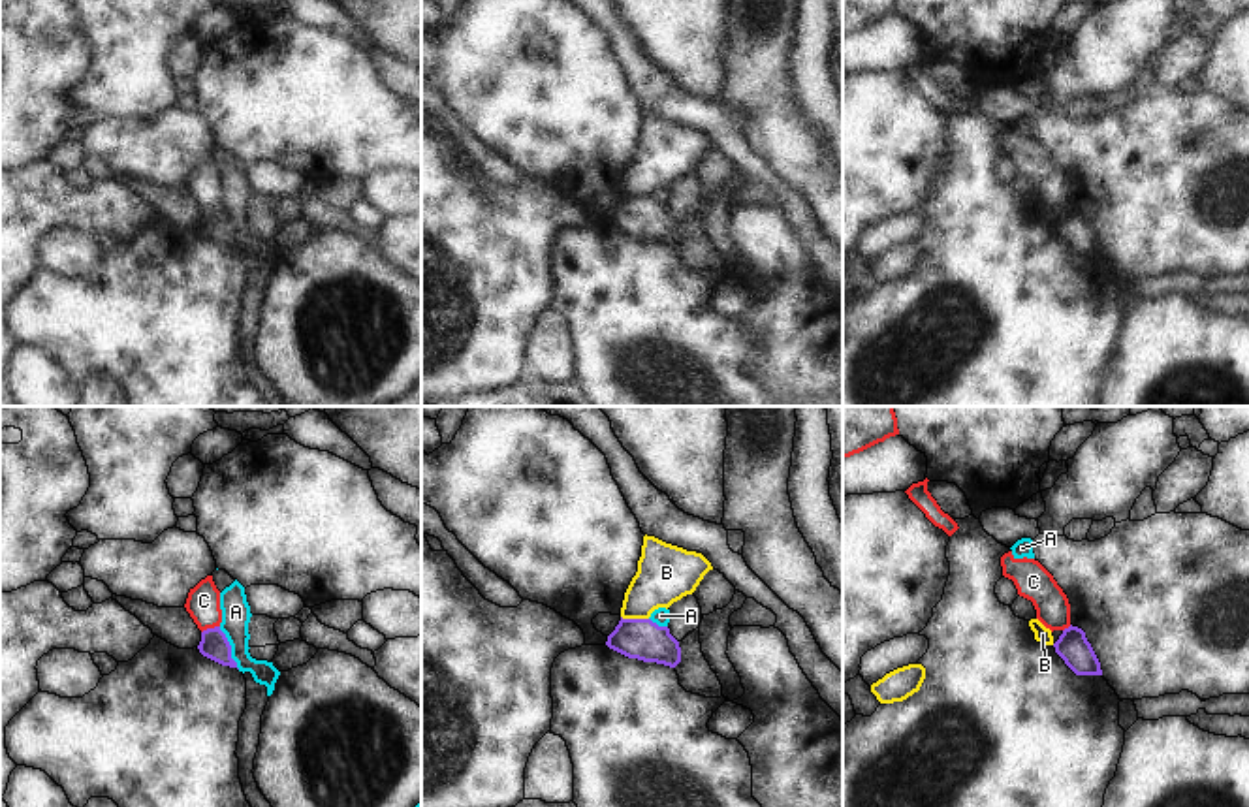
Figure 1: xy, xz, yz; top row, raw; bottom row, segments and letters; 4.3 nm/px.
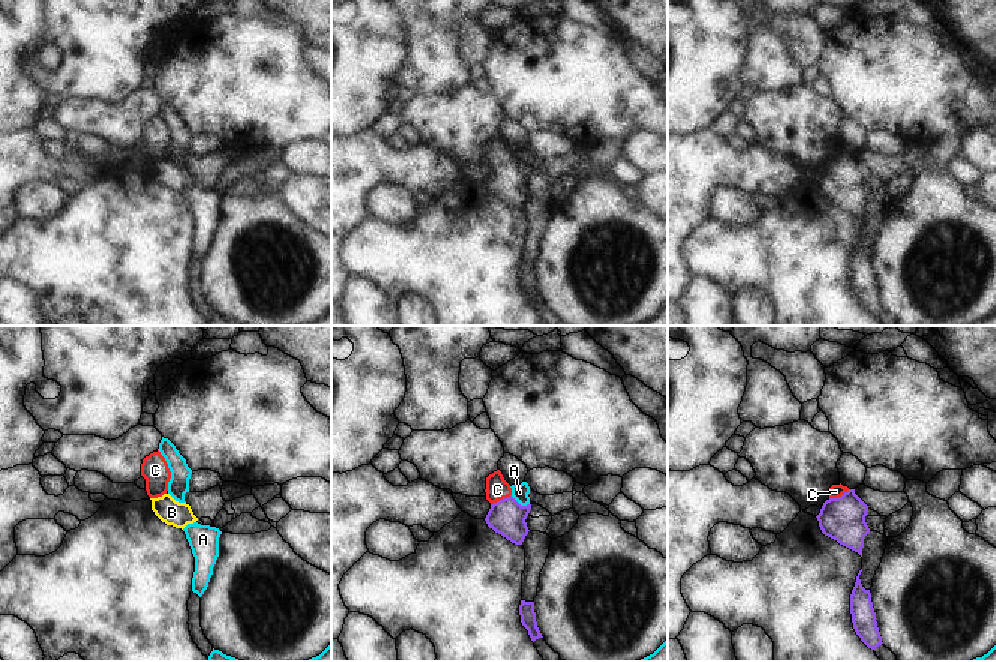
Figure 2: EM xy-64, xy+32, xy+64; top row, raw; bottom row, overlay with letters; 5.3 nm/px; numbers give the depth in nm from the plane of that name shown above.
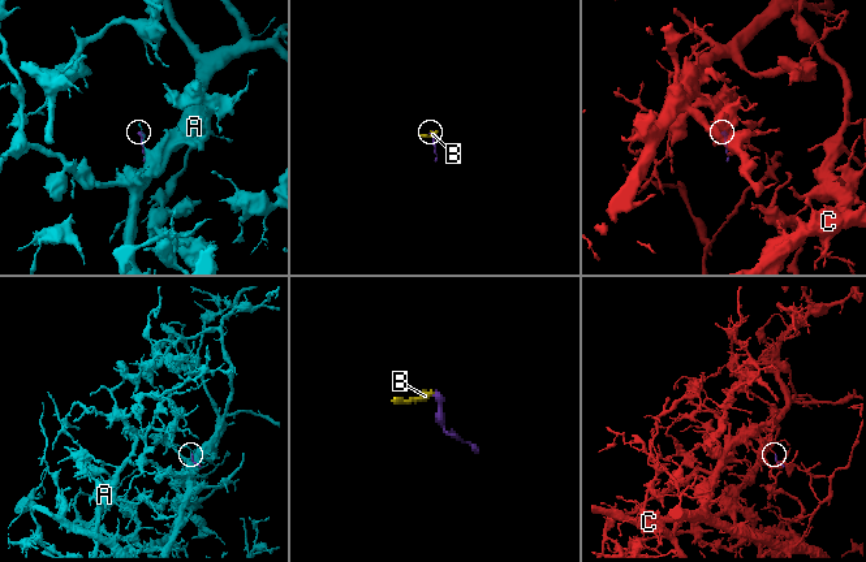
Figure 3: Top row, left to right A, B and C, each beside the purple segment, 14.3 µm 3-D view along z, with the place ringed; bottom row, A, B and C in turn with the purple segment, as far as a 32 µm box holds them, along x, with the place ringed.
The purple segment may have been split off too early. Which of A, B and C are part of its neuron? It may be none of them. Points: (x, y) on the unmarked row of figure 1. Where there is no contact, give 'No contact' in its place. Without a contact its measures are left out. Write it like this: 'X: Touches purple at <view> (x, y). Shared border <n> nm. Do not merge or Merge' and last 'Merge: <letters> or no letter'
A: Touches purple at xy (230, 226). Shared border 200 nm. Do not merge
B: Touches purple at xz (634, 198). Shared border 120 nm. Do not merge
C: Touches purple at xy (209, 207). Shared border 90 nm. Merge
Merge: C.

